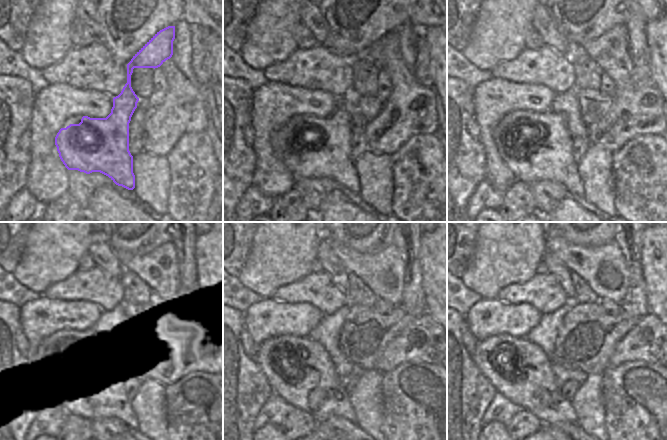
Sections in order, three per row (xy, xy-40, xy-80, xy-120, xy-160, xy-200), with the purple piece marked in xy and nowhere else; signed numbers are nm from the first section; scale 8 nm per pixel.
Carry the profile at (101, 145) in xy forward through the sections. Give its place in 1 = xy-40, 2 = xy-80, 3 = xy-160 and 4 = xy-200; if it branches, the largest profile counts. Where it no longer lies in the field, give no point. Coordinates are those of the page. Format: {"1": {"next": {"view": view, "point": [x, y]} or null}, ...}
{"1": {"next": {"view": "xy-40", "point": [320, 147]}}, "2": {"next": {"view": "xy-80", "point": [542, 149]}}, "3": {"next": {"view": "xy-160", "point": [312, 384]}}, "4": {"next": {"view": "xy-200", "point": [532, 386]}}}

